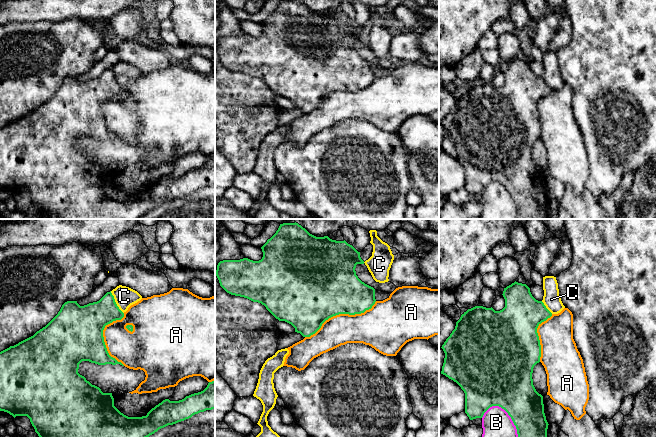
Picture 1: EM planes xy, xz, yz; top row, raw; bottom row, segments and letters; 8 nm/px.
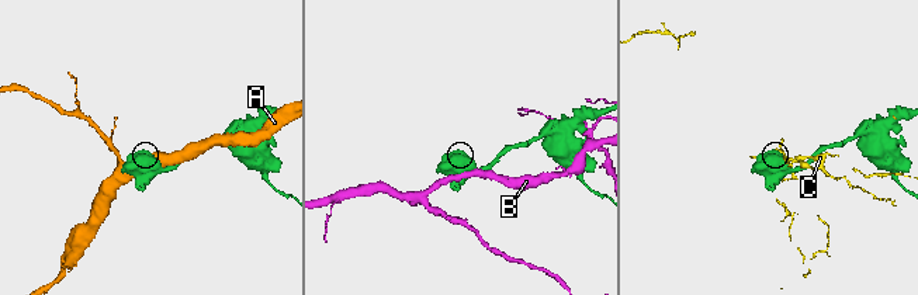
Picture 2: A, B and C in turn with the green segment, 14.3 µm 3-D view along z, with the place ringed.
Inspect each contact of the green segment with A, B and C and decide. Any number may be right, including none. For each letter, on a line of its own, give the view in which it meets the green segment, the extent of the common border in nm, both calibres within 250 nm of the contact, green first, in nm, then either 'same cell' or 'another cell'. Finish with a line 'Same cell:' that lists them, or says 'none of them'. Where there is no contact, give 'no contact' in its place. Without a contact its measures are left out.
A: xz | 650 nm | 500/260 nm | another cell
B: yz | 380 nm | 360/300 nm | another cell
C: xy | 220 nm | 260/160 nm | another cell
Same cell: none of them

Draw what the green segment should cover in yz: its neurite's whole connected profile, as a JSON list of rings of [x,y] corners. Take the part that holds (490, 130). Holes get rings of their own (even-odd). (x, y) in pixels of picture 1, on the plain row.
[[[515,57],[511,61],[504,64],[502,71],[505,75],[505,83],[500,87],[495,87],[492,83],[486,84],[483,82],[475,82],[471,85],[468,85],[461,91],[460,95],[456,98],[455,105],[452,107],[450,112],[446,115],[441,123],[445,129],[441,150],[456,158],[464,167],[465,189],[470,196],[482,194],[484,189],[490,183],[499,182],[508,189],[514,201],[516,202],[518,219],[547,219],[547,205],[549,200],[544,189],[543,172],[536,167],[533,161],[532,149],[534,142],[540,138],[541,133],[541,121],[537,109],[537,104],[542,98],[550,94],[552,89],[546,84],[542,77],[538,77],[532,72],[530,64],[526,60],[518,59]]]

